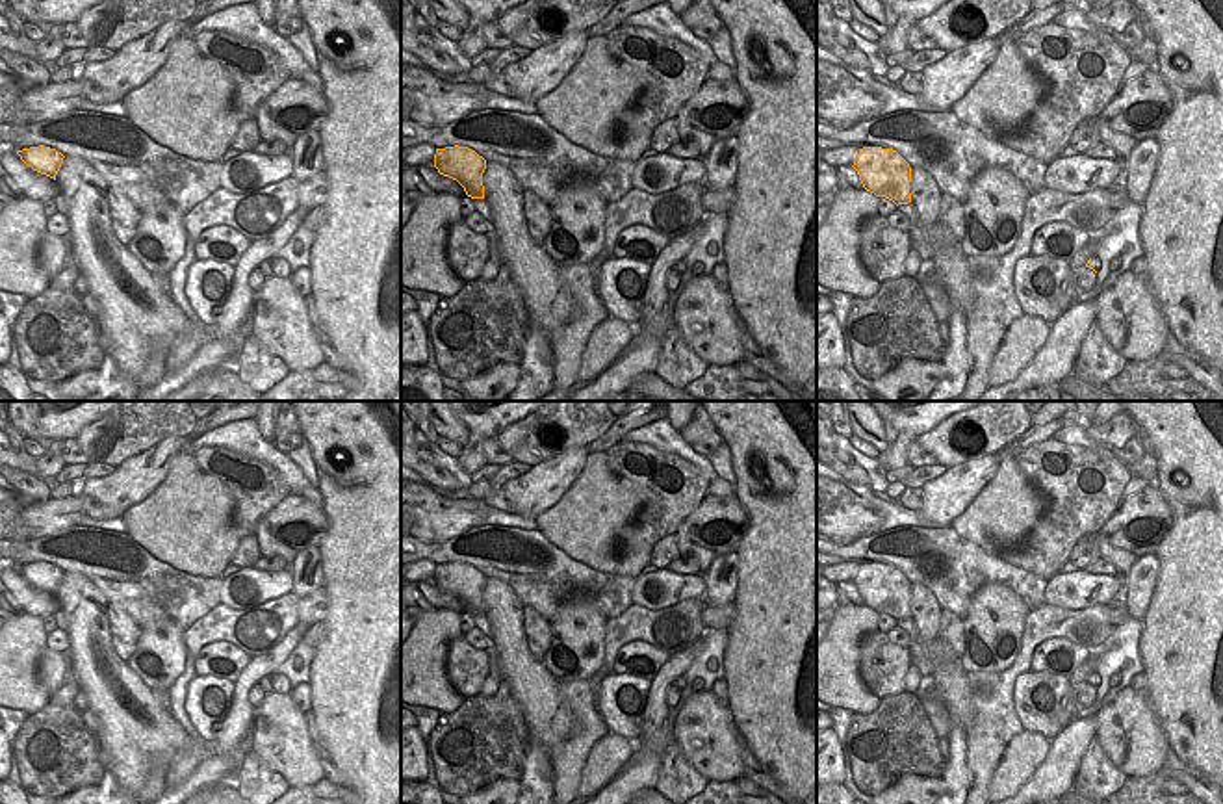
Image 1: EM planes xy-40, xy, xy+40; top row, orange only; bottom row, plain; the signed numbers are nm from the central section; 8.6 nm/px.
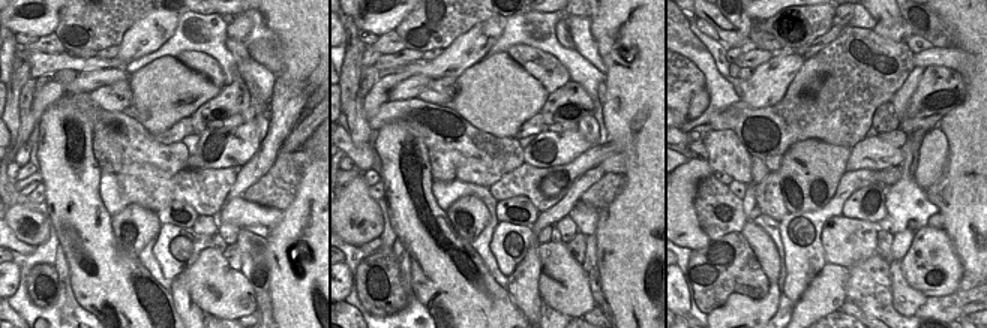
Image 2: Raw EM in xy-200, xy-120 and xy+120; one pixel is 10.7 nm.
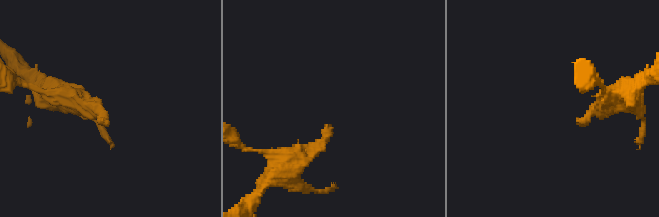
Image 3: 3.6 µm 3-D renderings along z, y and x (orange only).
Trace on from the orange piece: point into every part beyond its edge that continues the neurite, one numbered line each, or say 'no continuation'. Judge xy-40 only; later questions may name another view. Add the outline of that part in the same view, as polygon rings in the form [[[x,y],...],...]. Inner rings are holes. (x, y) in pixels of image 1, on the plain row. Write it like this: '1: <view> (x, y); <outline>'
no continuation

